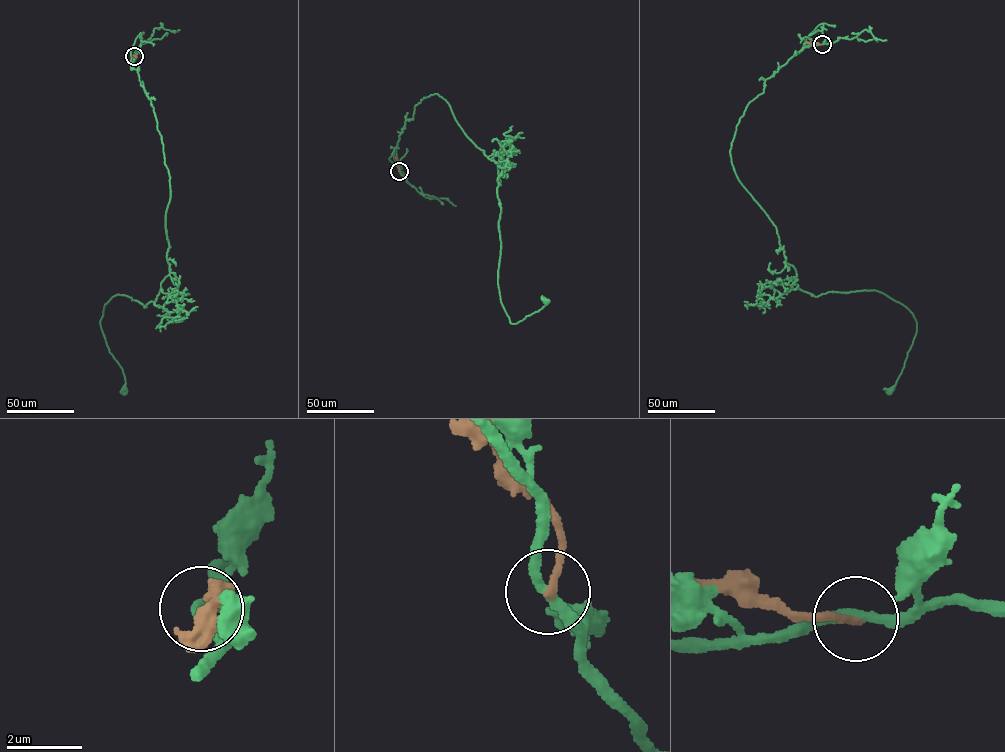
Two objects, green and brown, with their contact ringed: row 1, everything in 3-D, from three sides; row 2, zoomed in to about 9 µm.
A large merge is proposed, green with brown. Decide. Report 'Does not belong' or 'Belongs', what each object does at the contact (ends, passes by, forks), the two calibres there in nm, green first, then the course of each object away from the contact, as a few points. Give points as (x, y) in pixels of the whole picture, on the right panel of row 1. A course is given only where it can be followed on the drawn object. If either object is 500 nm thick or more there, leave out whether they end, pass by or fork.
Does not belong. At the ring green passes by. At the ring brown ends. Thickness 260 nm (green) against 200 nm. Course of green: (821, 44), (765, 79), (731, 163), (796, 289), (877, 290), (912, 313), (889, 390). Course of brown: (821, 44), (807, 41)

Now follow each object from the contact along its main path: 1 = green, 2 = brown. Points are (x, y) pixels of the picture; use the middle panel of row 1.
1: (399, 171), (394, 149), (405, 121), (439, 95), (497, 163), (498, 283), (511, 323), (546, 300)
2: (399, 171), (394, 156)

